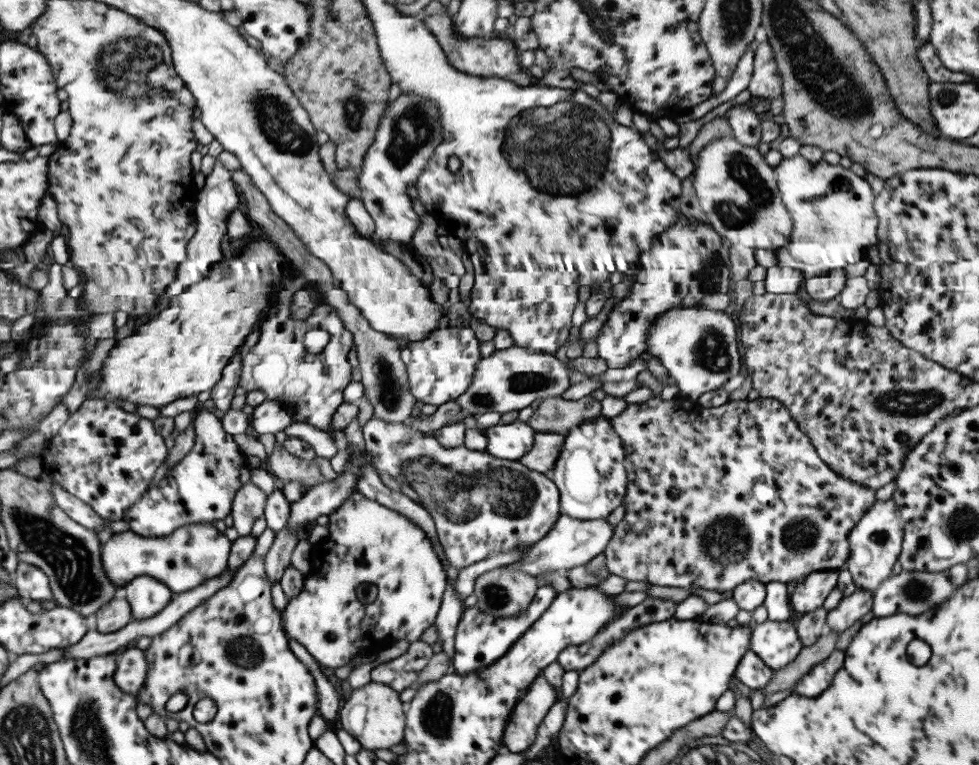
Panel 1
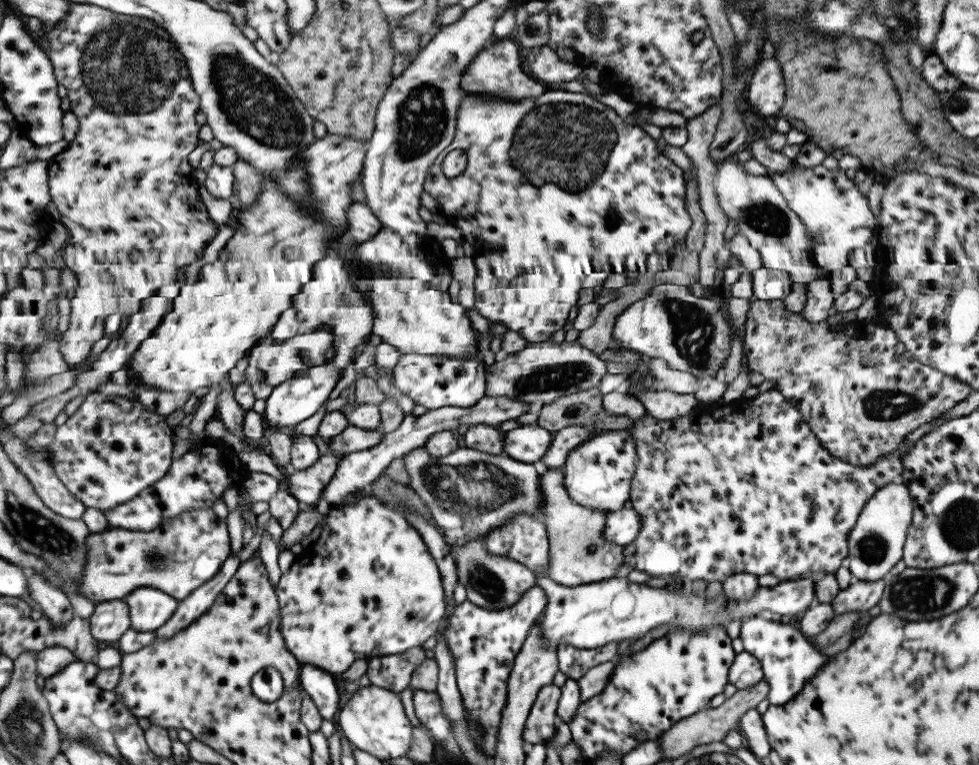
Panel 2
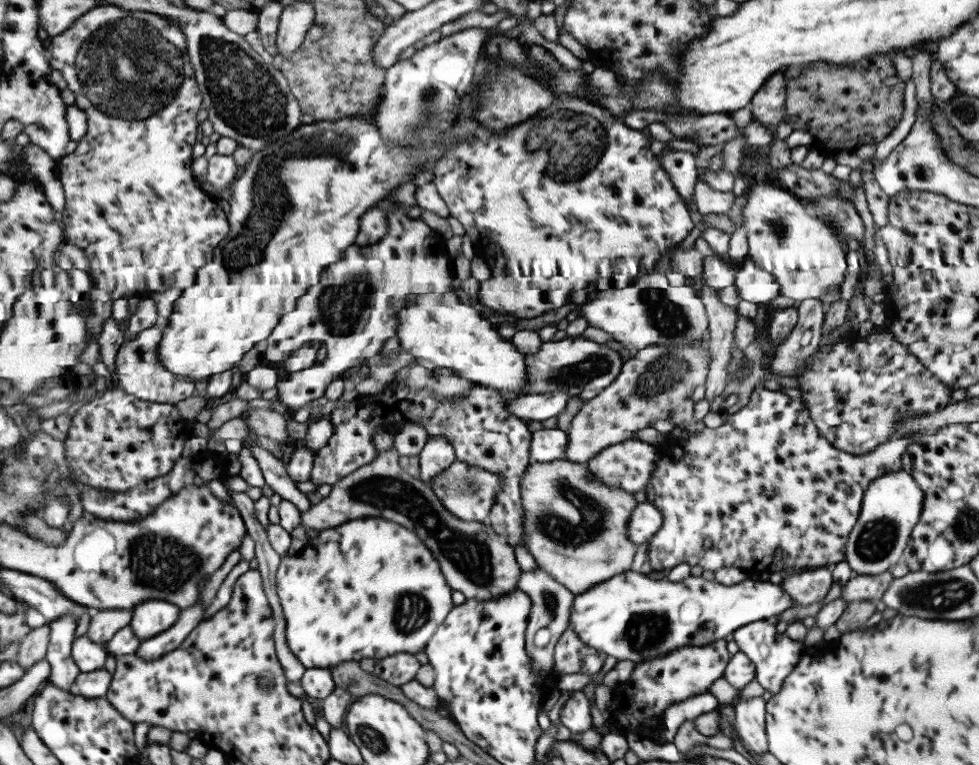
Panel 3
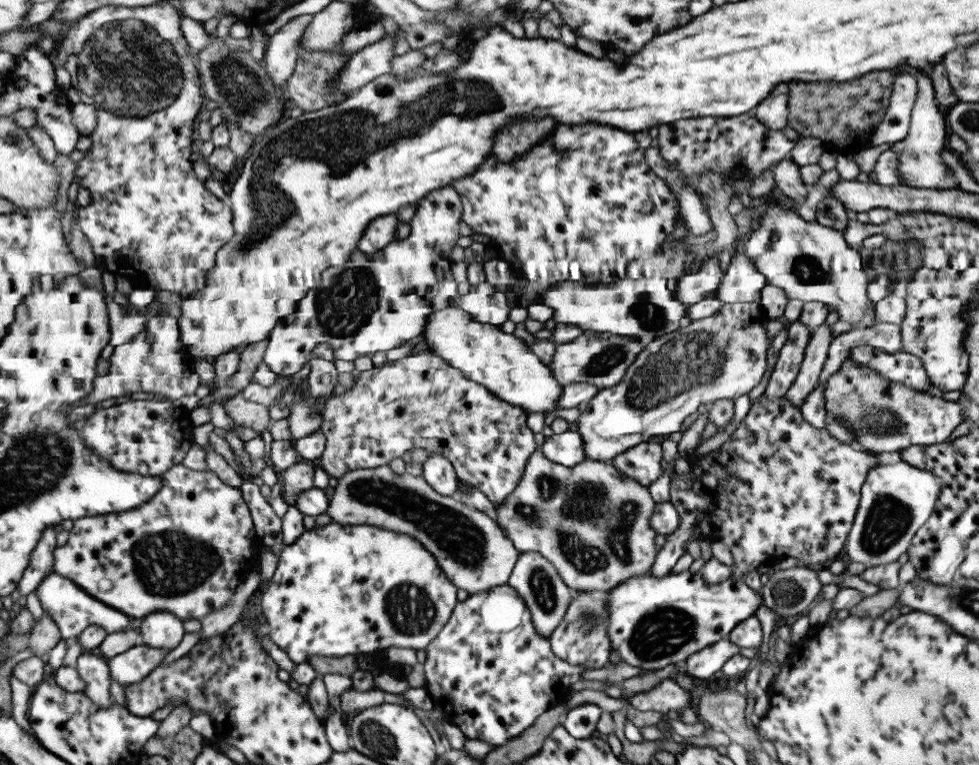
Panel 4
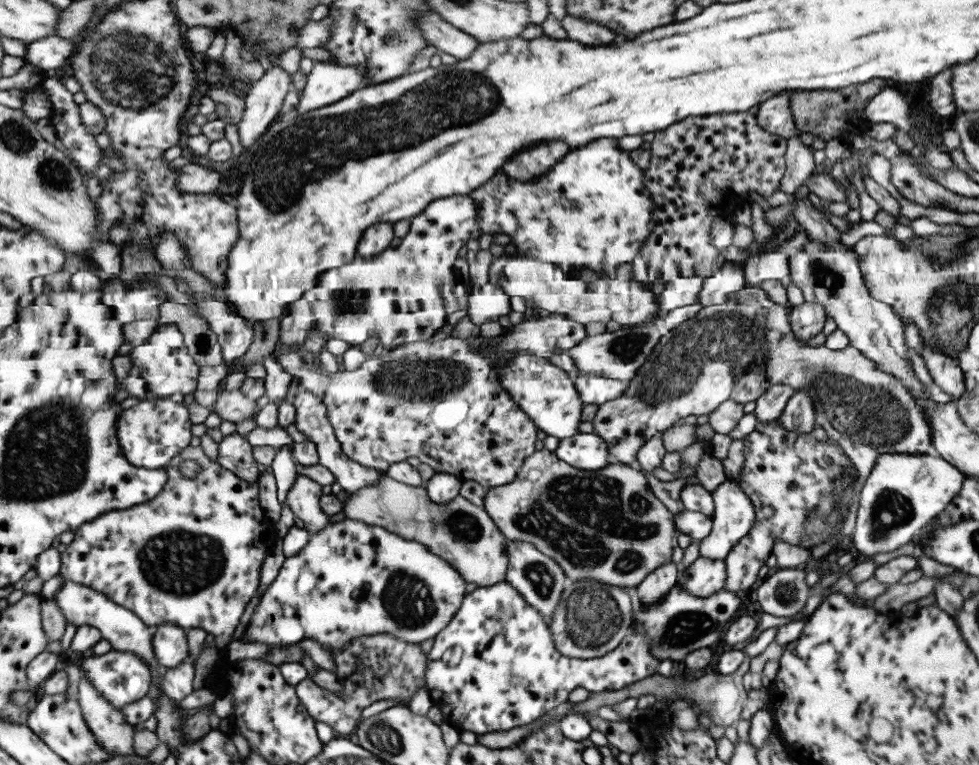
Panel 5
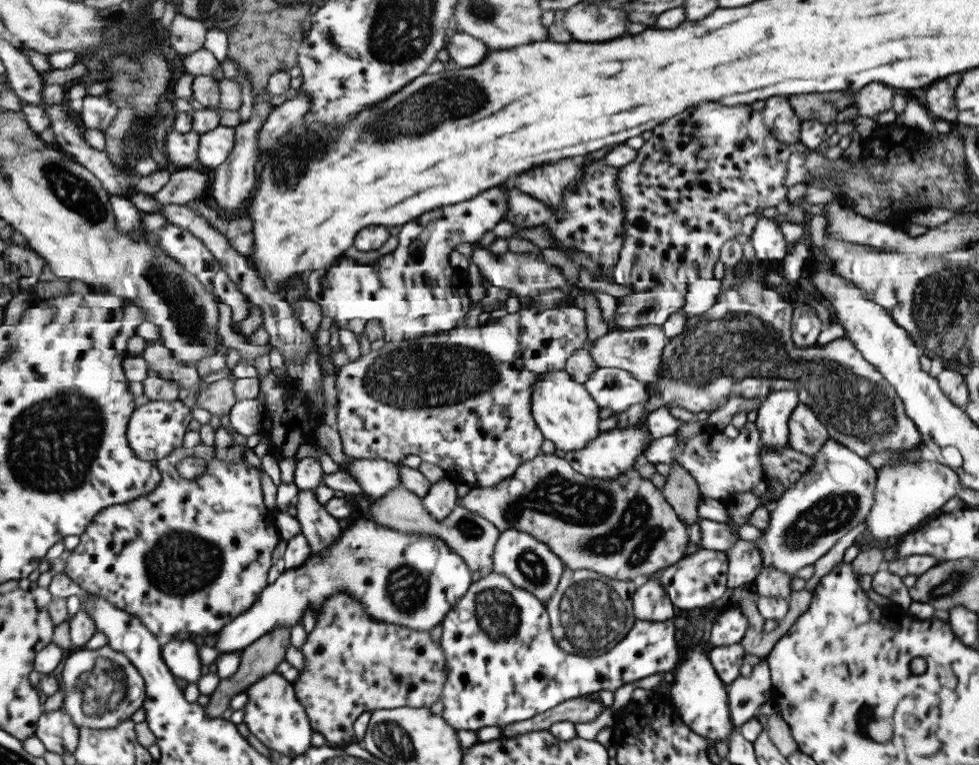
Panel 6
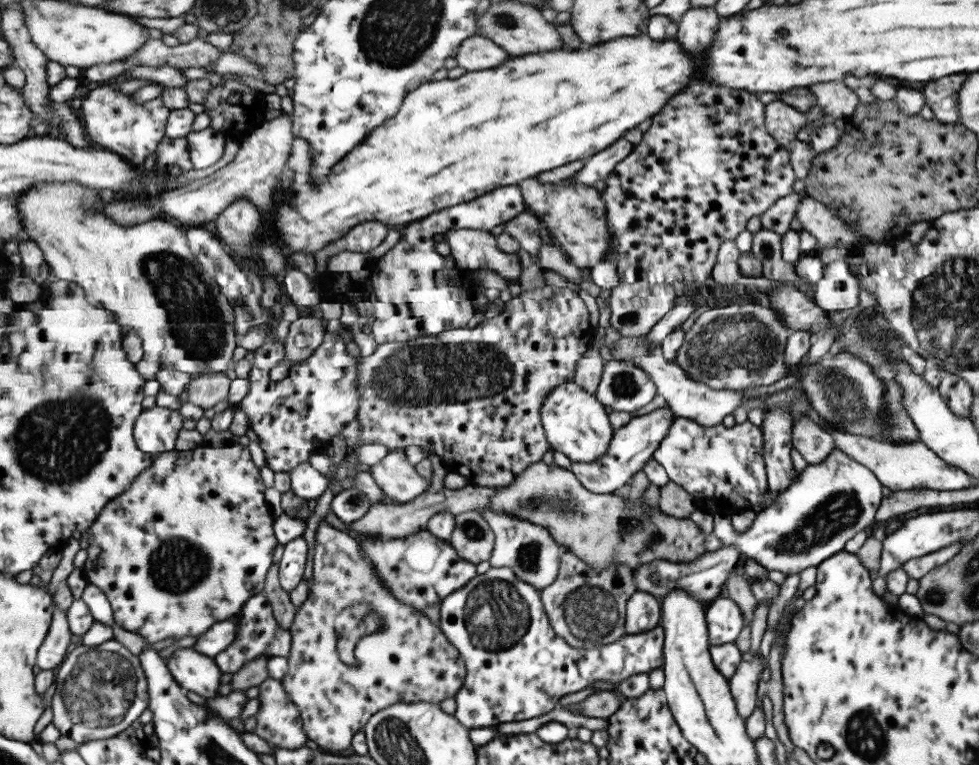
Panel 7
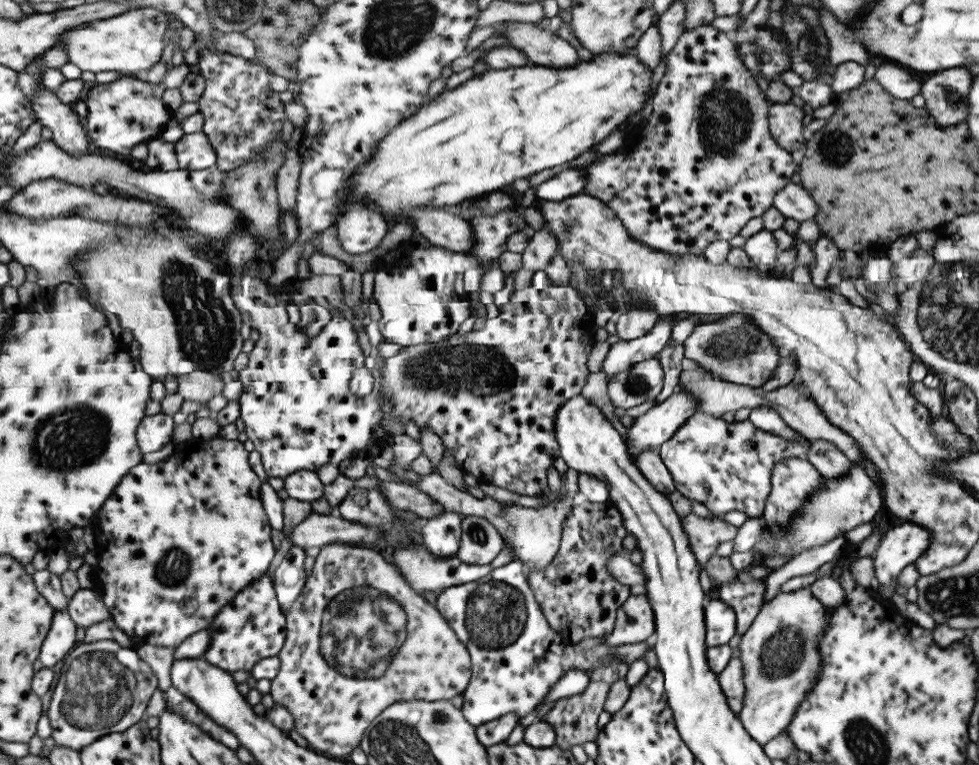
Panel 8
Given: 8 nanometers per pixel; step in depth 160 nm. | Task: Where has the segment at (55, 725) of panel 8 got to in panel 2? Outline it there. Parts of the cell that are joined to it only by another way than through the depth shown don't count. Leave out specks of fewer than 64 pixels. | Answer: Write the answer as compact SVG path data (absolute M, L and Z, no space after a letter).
M236 554L227 555L213 578L205 581L201 586L192 590L184 600L178 602L174 613L157 630L154 630L156 632L154 639L169 638L179 629L185 628L190 622L193 622L194 618L209 610L224 584L227 584L227 581L239 568L239 563Z

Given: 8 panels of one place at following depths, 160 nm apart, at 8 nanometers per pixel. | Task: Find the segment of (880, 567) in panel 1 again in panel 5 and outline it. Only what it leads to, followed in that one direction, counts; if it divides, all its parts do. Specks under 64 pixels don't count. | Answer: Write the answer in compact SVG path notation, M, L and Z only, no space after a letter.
M881 454L859 490L851 549L872 556L910 542L960 491L963 477L939 455Z

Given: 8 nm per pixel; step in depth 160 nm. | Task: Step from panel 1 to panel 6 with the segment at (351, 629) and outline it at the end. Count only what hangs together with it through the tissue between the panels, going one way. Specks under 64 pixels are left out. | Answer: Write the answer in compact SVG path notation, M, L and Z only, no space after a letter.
M362 517L341 529L335 540L320 550L320 553L310 553L301 566L294 569L284 568L273 583L265 585L251 607L238 614L215 634L217 639L213 648L223 653L242 650L277 626L286 626L289 629L291 625L300 622L305 609L312 609L317 615L323 601L338 590L349 592L357 599L363 613L367 613L373 620L404 626L413 631L429 632L433 626L444 620L445 614L465 594L471 583L471 572L464 560L453 554L436 536L403 534Z

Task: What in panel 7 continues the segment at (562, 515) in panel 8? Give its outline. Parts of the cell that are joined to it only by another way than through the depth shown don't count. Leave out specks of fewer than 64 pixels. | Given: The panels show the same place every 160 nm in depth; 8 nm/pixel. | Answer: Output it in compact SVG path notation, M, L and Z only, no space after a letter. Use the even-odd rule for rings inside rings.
M403 448L388 451L370 468L369 475L388 503L413 500L428 487L428 481L417 475L414 467L407 462ZM476 508L473 511L477 511L487 521L494 534L492 551L487 559L491 567L510 568L521 582L530 584L538 591L555 580L563 550L551 538L547 530L542 526L535 526L530 522L519 520L504 512L495 512L490 508Z

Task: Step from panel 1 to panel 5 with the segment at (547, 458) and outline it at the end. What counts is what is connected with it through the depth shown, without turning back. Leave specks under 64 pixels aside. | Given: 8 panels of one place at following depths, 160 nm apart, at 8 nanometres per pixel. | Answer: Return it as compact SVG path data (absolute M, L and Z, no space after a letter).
M747 284L741 290L738 290L737 292L732 292L731 294L729 294L728 297L725 299L725 302L721 302L716 305L709 305L706 307L701 307L701 310L698 310L697 314L695 316L693 316L693 318L690 318L686 322L680 323L677 327L671 329L667 335L660 336L659 342L657 342L657 344L655 344L655 346L653 346L653 350L651 350L651 353L649 354L647 360L645 360L645 362L643 362L643 364L641 364L641 368L639 368L639 370L637 370L637 372L635 372L635 374L633 375L633 378L630 378L627 381L627 382L629 382L629 384L627 384L627 388L625 388L625 392L623 392L623 394L621 394L621 396L619 396L619 398L615 398L615 400L609 400L609 402L605 402L605 404L601 404L601 406L598 406L597 410L595 412L595 415L593 416L593 420L591 420L591 424L593 427L592 433L596 434L599 438L602 438L602 441L605 443L606 451L609 453L610 460L612 460L616 463L625 464L625 465L633 468L634 470L642 472L642 474L645 476L645 482L647 483L647 486L651 490L651 493L653 493L653 495L667 508L667 511L669 511L669 513L671 513L672 515L675 515L675 514L679 513L681 510L684 510L683 504L681 504L681 500L679 500L679 490L683 486L683 484L685 484L685 479L677 478L677 479L673 479L671 481L664 481L663 482L663 481L659 481L658 479L656 479L654 476L652 476L651 473L647 473L647 472L643 473L643 471L641 471L641 469L639 469L639 466L635 464L635 455L637 454L636 452L637 452L637 450L639 450L639 447L648 438L653 437L656 433L663 433L664 430L667 430L671 425L676 424L676 422L677 422L677 420L679 420L679 418L685 418L685 416L700 417L700 416L709 414L714 408L717 408L717 406L719 406L719 404L721 404L721 402L732 401L732 402L737 402L738 404L741 404L741 405L747 404L747 402L755 402L758 400L759 396L761 396L761 394L763 394L763 392L765 392L765 390L767 390L767 388L769 388L769 386L783 384L783 385L788 385L789 388L791 388L795 392L799 392L799 390L803 390L803 392L805 392L805 394L807 394L807 396L809 396L809 398L811 398L811 406L813 407L813 410L814 410L815 422L826 432L827 438L831 439L834 443L836 443L839 446L839 450L842 451L843 456L845 456L849 460L849 462L852 464L852 467L857 472L856 479L852 485L851 498L848 501L849 505L847 507L847 512L844 515L843 526L841 526L841 530L839 530L839 532L837 532L837 534L829 534L828 540L822 542L821 544L817 544L816 546L814 546L810 549L809 560L811 561L811 560L816 560L816 559L820 558L821 556L827 554L827 552L830 550L831 545L836 544L839 540L842 539L843 536L846 536L846 535L849 535L852 533L852 530L855 526L855 519L856 519L855 518L855 510L857 510L857 500L859 500L859 490L861 490L861 488L863 486L863 482L865 482L867 476L869 476L869 474L871 473L871 470L873 469L873 466L875 465L877 458L881 454L936 455L936 450L932 447L932 442L931 442L932 428L930 427L930 420L926 417L926 414L924 413L924 408L920 407L918 404L915 404L915 400L913 400L913 396L911 396L911 394L909 394L909 392L907 392L907 388L905 388L905 386L903 386L903 384L901 384L901 382L899 382L900 380L898 378L895 378L893 375L887 374L885 372L879 372L879 370L877 370L877 368L875 368L875 364L873 364L873 362L871 362L871 360L867 360L867 358L865 358L861 355L861 352L859 352L859 350L855 350L855 348L852 348L852 346L847 345L847 346L845 346L845 348L843 348L843 350L829 350L829 348L826 348L826 346L824 344L819 345L819 346L809 346L809 344L805 345L804 343L799 342L797 339L794 338L794 336L792 335L792 331L790 330L790 325L788 322L788 313L787 313L788 310L789 310L789 307L787 305L775 304L774 302L771 302L767 298L767 295L765 294L765 292L763 292L763 290L760 289L760 287L751 287Z

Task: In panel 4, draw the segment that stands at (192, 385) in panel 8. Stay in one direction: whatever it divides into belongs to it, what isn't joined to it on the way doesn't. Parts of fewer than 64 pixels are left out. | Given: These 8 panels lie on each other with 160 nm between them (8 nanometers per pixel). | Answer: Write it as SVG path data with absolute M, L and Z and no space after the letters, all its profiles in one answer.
M239 394L227 399L222 406L235 425L252 428L259 435L263 430L269 429L267 406L247 401Z

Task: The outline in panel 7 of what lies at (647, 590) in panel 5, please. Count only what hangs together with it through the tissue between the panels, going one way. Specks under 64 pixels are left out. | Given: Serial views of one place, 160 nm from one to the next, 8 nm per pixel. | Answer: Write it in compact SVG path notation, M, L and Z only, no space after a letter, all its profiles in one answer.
M635 591L625 603L625 635L651 630L660 622L659 598Z

